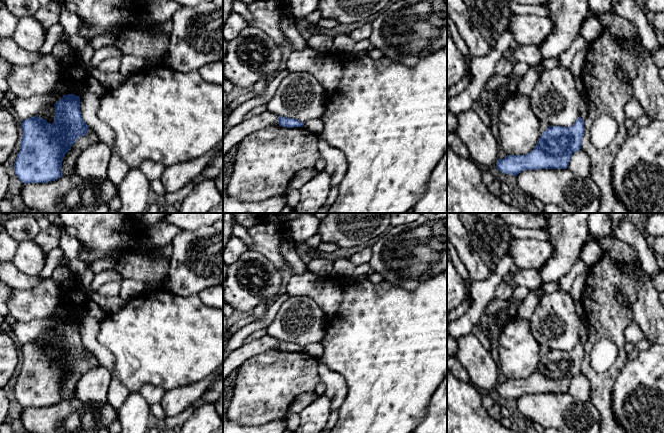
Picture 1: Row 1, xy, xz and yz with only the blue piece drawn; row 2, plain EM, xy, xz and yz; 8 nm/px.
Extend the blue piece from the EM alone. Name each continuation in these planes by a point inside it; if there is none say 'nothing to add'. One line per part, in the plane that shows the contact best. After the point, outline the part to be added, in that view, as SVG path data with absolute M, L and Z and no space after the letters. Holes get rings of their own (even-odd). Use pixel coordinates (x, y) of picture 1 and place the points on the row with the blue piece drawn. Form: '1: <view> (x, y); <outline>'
nothing to add

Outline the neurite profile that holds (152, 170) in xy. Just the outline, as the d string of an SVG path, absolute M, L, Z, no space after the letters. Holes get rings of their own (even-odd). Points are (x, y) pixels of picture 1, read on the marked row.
M145 160L139 168L149 180L160 180L166 166L152 160Z

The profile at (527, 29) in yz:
M512 14L507 29L520 45L540 46L553 30L553 22L549 17L537 15Z

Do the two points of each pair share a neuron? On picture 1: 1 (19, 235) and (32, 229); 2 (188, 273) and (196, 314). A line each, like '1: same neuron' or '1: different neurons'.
1: same neuron
2: different neurons

